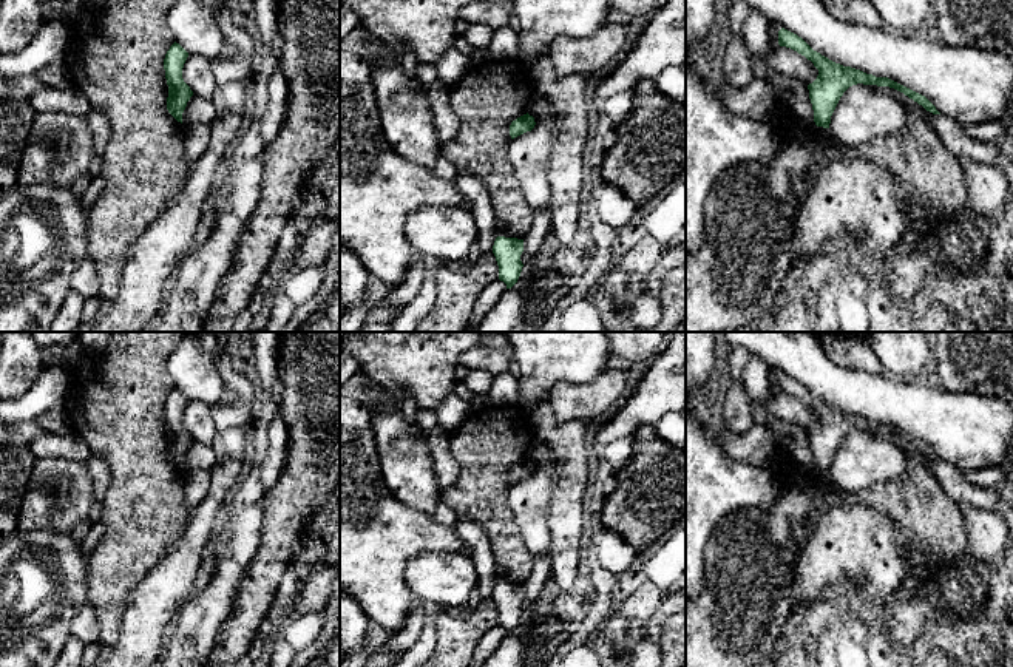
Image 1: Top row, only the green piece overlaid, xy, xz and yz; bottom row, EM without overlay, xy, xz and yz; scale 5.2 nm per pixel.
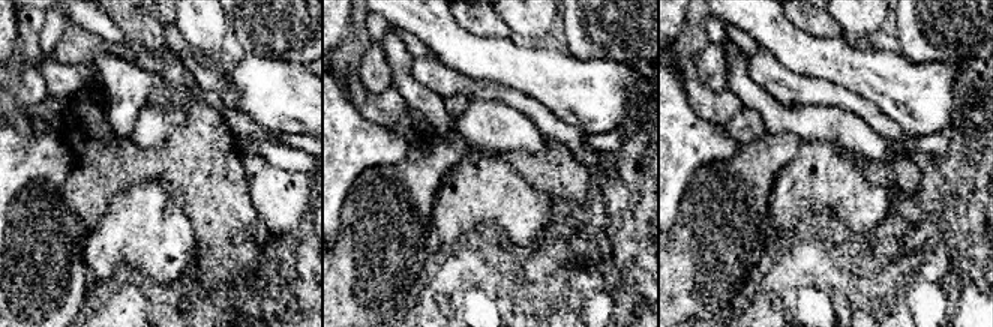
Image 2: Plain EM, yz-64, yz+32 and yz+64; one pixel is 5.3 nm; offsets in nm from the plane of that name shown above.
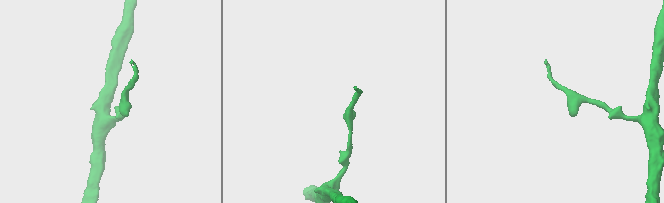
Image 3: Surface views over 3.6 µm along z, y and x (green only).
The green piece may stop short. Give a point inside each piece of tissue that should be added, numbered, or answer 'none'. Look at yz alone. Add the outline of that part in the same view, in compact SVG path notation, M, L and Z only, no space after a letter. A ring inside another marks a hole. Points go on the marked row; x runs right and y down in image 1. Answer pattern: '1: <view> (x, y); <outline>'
none

